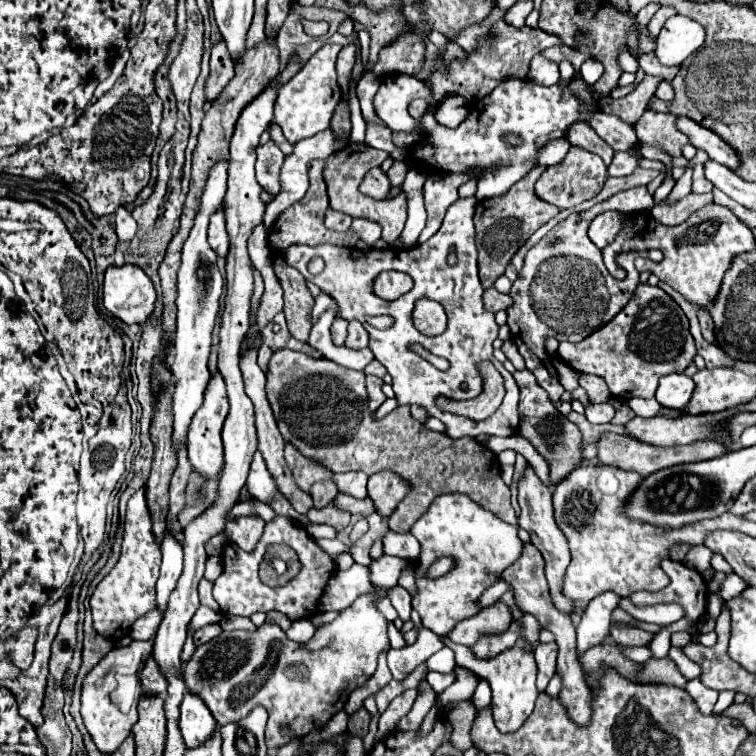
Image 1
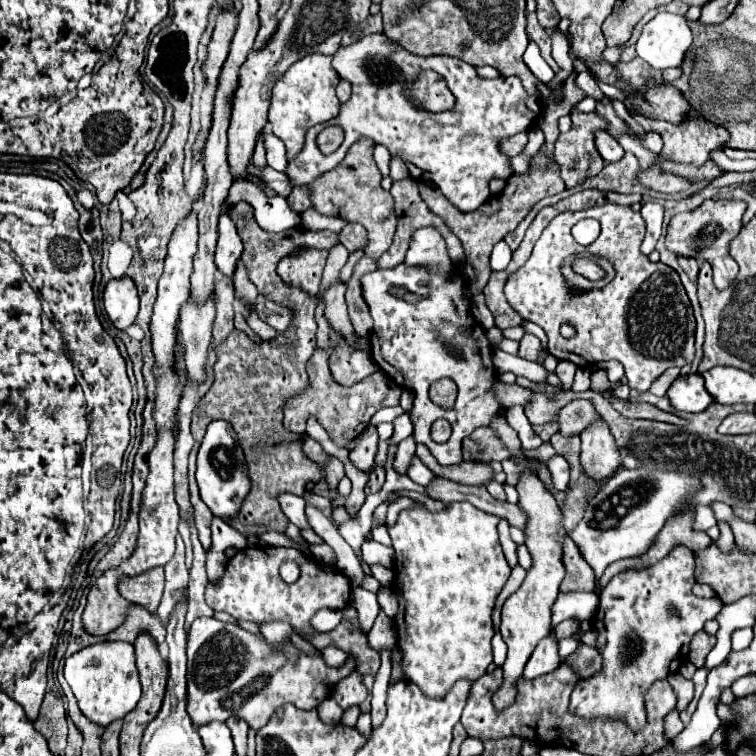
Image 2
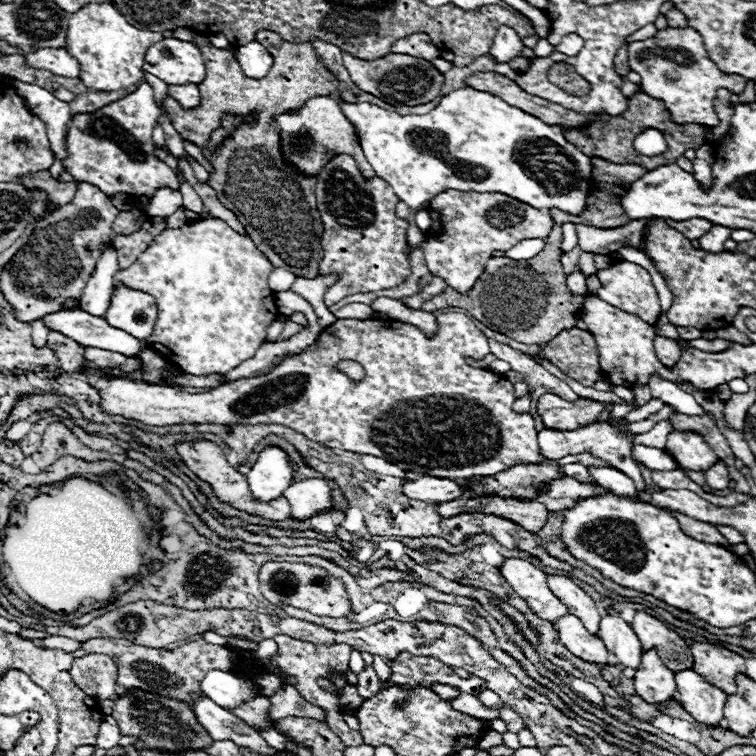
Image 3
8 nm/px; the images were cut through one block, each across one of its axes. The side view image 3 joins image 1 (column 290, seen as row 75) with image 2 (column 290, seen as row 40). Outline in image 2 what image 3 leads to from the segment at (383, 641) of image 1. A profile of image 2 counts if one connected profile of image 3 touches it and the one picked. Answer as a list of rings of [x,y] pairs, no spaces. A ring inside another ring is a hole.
[[[198,618],[188,630],[188,674],[186,674],[186,704],[194,726],[202,726],[214,720],[226,722],[230,716],[242,718],[252,730],[260,730],[270,716],[284,704],[294,704],[302,710],[318,708],[328,698],[328,688],[332,690],[342,678],[350,676],[356,668],[356,660],[348,660],[340,668],[332,668],[324,662],[322,652],[304,654],[294,644],[284,642],[280,646],[270,646],[262,634],[252,634],[236,624],[224,624],[216,618]]]

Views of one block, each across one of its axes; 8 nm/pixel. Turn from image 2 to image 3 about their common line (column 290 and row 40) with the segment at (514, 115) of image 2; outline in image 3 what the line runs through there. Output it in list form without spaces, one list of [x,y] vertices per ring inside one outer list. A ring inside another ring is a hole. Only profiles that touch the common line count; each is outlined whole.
[[[162,38],[160,42],[152,44],[144,56],[144,72],[158,76],[168,86],[178,84],[200,84],[206,78],[204,60],[200,50],[184,40],[176,38]],[[168,48],[174,56],[166,58],[162,50]]]

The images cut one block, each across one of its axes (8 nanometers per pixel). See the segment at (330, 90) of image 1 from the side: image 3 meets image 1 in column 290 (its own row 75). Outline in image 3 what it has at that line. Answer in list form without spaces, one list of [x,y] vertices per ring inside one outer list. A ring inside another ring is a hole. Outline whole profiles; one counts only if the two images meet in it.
[[[90,2],[78,12],[70,14],[68,20],[68,32],[66,32],[66,50],[78,60],[80,64],[80,80],[88,90],[102,90],[112,92],[126,88],[130,84],[140,82],[142,76],[142,64],[146,48],[152,46],[152,42],[158,42],[162,38],[160,32],[150,30],[138,30],[112,2]]]

